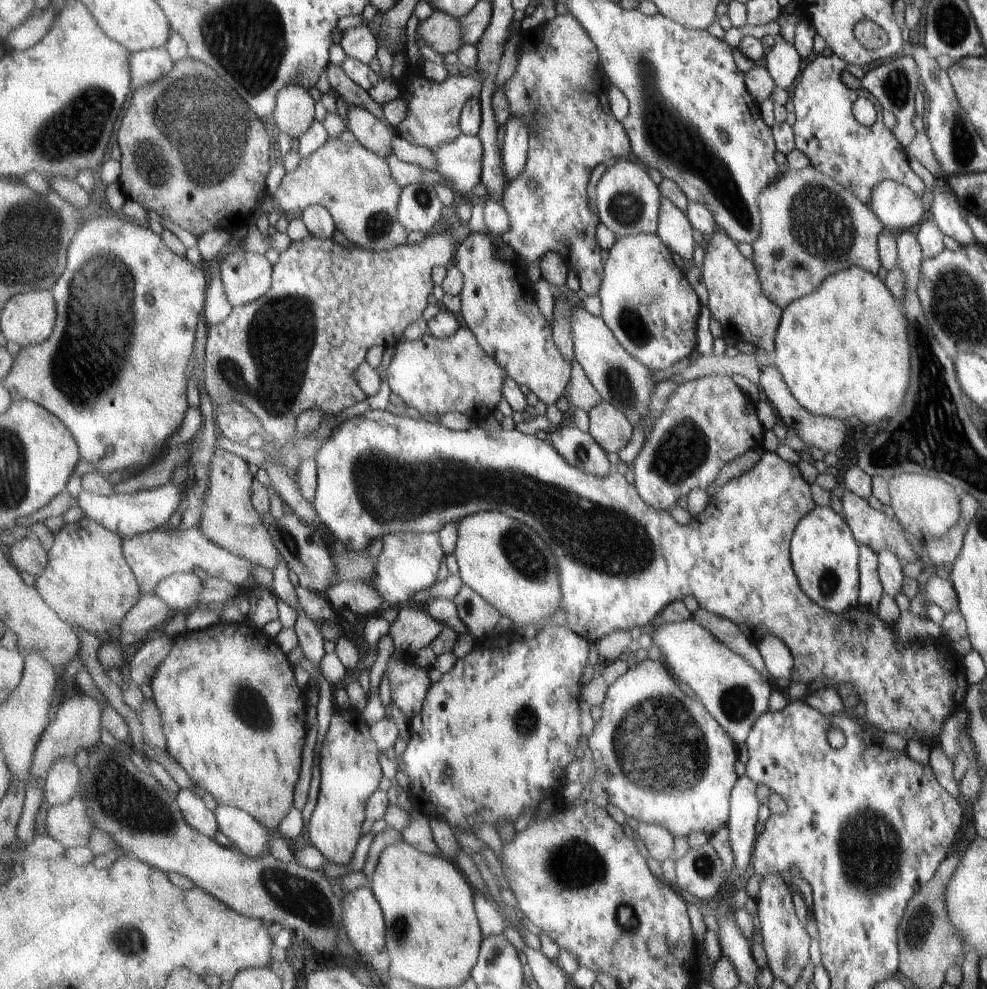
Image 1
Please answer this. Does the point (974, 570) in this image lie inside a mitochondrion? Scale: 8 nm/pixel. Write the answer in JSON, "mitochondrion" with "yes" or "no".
{"mitochondrion":"no"}

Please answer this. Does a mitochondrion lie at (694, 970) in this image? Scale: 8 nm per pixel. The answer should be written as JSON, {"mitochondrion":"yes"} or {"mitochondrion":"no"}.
{"mitochondrion":"no"}

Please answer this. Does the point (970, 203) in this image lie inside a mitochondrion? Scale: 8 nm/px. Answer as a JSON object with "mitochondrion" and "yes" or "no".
{"mitochondrion":"no"}

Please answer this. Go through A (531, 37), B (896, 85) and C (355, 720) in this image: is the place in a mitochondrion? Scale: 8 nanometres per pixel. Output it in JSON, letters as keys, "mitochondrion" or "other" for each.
{"A":"other","B":"mitochondrion","C":"other"}

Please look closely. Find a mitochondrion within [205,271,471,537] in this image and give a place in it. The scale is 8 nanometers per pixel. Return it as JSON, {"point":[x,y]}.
{"point":[281,333]}

